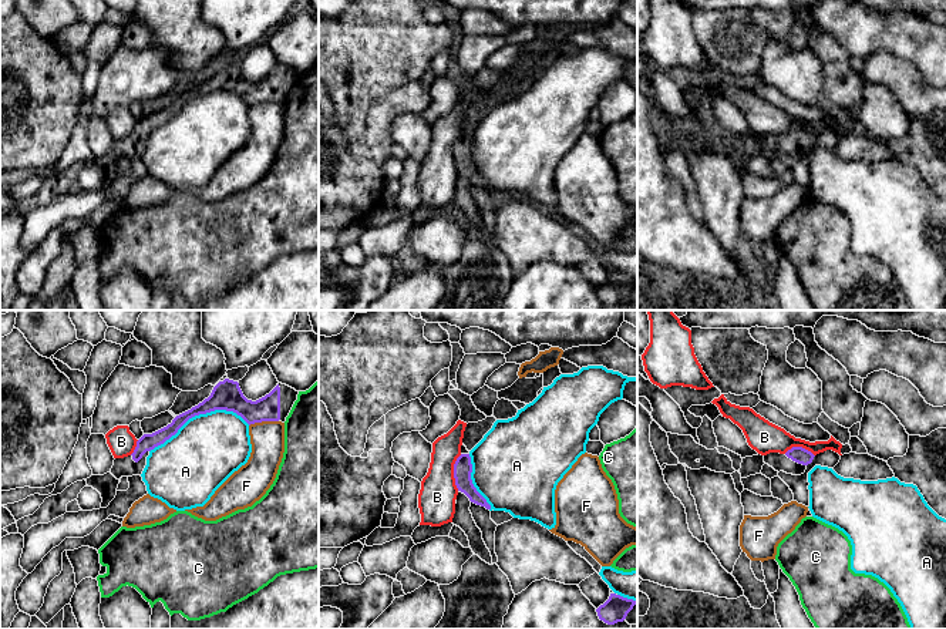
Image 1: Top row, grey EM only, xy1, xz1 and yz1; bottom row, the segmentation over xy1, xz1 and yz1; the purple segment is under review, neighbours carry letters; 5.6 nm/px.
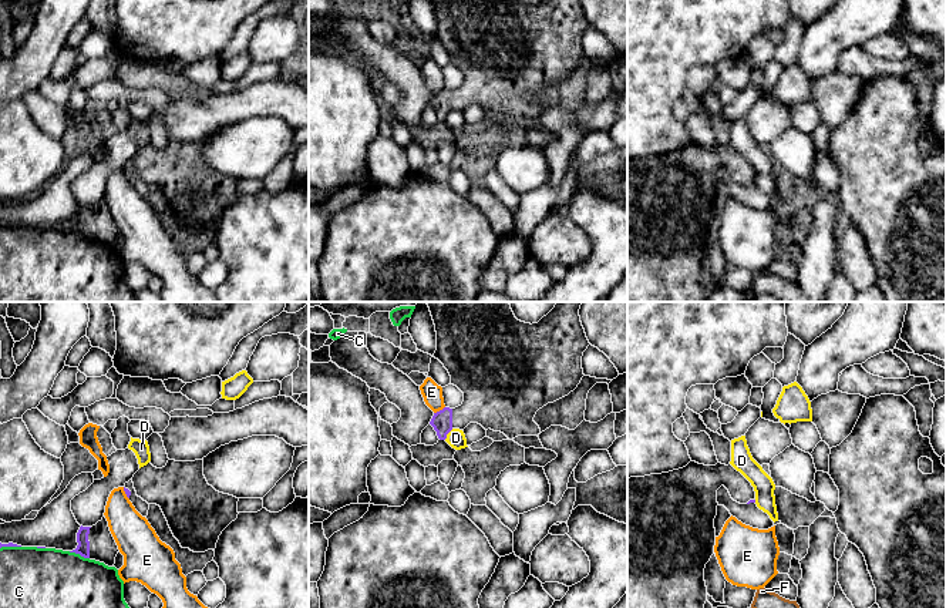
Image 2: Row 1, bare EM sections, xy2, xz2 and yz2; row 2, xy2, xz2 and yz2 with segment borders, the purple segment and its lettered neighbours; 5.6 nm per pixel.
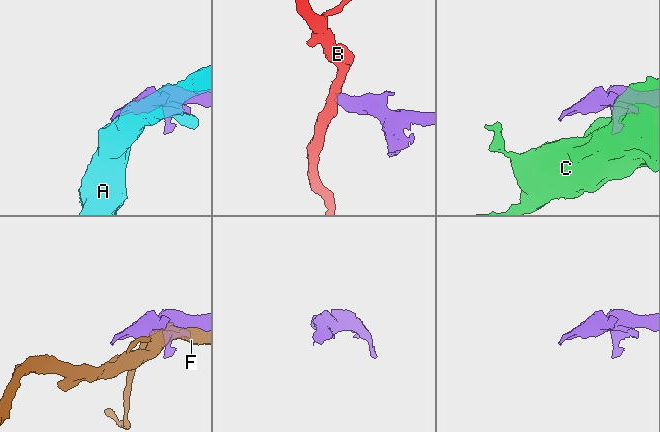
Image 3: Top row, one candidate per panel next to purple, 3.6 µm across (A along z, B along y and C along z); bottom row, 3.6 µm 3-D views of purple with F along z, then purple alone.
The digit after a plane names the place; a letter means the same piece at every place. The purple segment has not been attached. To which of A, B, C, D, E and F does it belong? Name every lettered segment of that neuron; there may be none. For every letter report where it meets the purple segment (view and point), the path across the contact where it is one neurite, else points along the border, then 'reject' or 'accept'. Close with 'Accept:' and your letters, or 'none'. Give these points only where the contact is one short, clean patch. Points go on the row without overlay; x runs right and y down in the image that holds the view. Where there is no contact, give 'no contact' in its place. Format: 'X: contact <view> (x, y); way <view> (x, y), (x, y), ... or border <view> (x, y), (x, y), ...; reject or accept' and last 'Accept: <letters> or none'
A: contact xy1 (199, 94); reject
B: contact xz1 (454, 154); border xz1 (461, 135), (454, 145), (454, 165), (457, 171); reject
C: contact xy2 (78, 234); reject
D: contact xz2 (447, 114); border xz2 (453, 110), (444, 120); reject
E: contact xz2 (440, 91); border xz2 (444, 87), (434, 94); reject
F: contact xy1 (263, 101); reject
Accept: none

